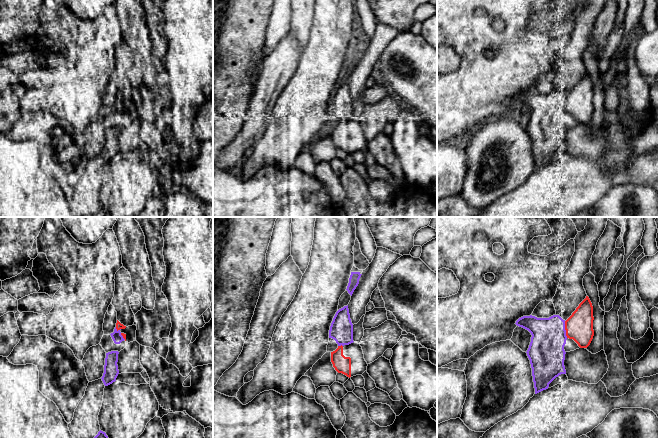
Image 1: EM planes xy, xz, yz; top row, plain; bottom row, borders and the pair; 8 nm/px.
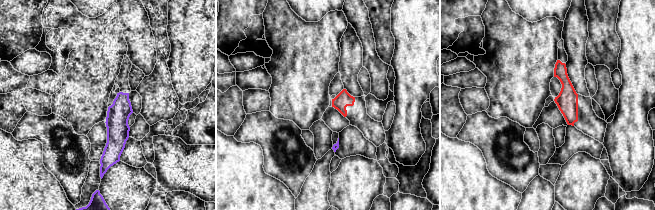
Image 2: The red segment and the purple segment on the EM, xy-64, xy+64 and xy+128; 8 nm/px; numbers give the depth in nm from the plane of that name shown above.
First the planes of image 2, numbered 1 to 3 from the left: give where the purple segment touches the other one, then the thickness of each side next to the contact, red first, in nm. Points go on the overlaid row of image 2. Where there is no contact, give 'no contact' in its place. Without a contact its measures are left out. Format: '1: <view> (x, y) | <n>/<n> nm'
1: no contact
2: no contact
3: no contact

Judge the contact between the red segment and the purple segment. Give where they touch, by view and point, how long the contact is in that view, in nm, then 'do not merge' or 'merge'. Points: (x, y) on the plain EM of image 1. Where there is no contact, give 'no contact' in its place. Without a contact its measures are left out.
yz (565, 105) | 140 nm | do not merge

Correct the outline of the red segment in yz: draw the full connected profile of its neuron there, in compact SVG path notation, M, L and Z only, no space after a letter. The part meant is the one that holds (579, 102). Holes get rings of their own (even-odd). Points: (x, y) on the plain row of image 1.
M588 72L565 97L566 112L573 115L580 124L587 124L594 112L593 82Z

